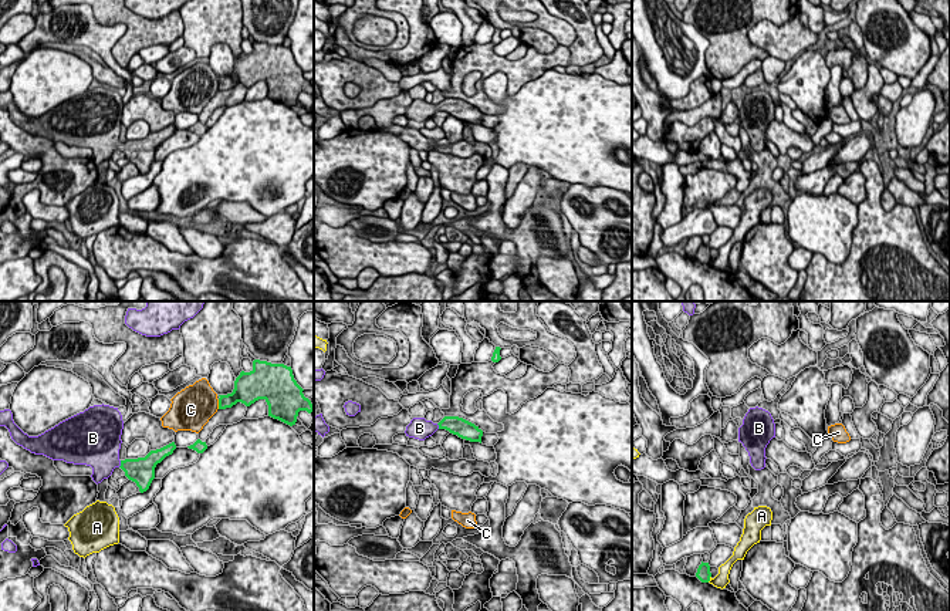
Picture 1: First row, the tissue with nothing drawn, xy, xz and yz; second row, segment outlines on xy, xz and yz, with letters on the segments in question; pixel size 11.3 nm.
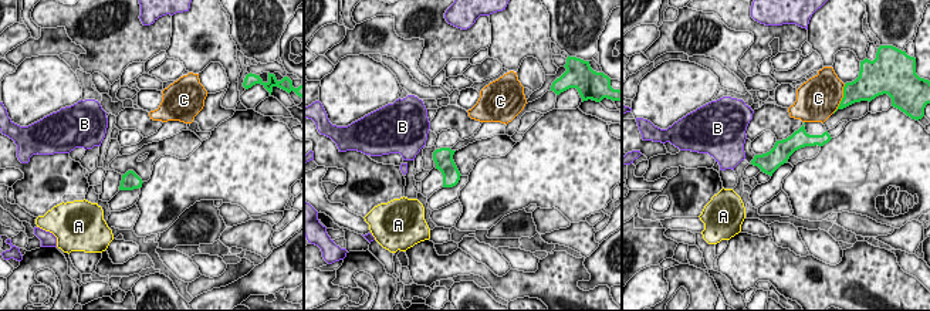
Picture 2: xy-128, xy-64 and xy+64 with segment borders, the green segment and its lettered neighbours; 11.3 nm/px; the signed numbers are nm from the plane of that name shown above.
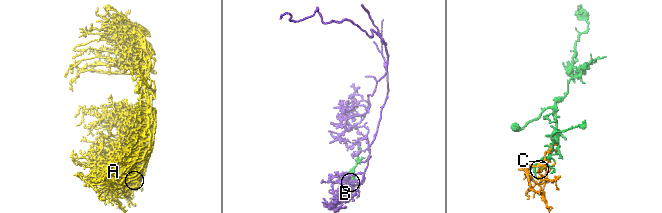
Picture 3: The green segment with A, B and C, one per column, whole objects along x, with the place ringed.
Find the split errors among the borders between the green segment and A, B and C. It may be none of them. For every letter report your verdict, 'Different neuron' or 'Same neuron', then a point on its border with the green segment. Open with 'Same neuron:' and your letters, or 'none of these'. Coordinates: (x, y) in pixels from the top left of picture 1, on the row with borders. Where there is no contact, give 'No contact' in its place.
Same neuron: B
A: Different neuron. Touches green at yz (709, 579)
B: Same neuron. Touches green at xy (121, 463)
C: Different neuron. Touches green at xy (219, 404)

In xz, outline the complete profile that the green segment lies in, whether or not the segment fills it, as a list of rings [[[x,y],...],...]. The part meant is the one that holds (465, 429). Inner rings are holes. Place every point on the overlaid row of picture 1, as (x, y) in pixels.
[[[444,416],[439,423],[433,423],[425,418],[413,418],[406,426],[405,433],[409,438],[425,440],[437,429],[446,429],[462,439],[481,443],[483,431],[474,423],[459,416]]]

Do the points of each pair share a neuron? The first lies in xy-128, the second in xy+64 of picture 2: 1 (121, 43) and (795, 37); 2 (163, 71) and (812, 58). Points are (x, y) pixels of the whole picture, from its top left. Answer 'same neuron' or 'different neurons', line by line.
1: same neuron
2: same neuron

